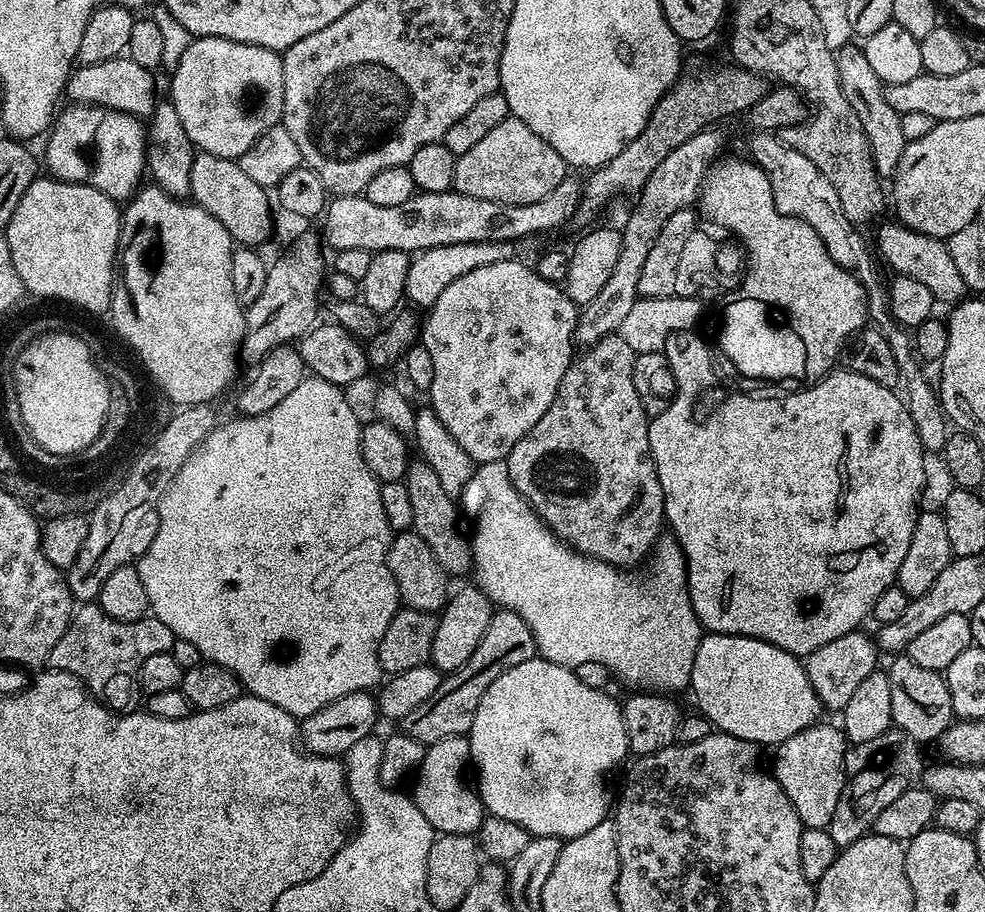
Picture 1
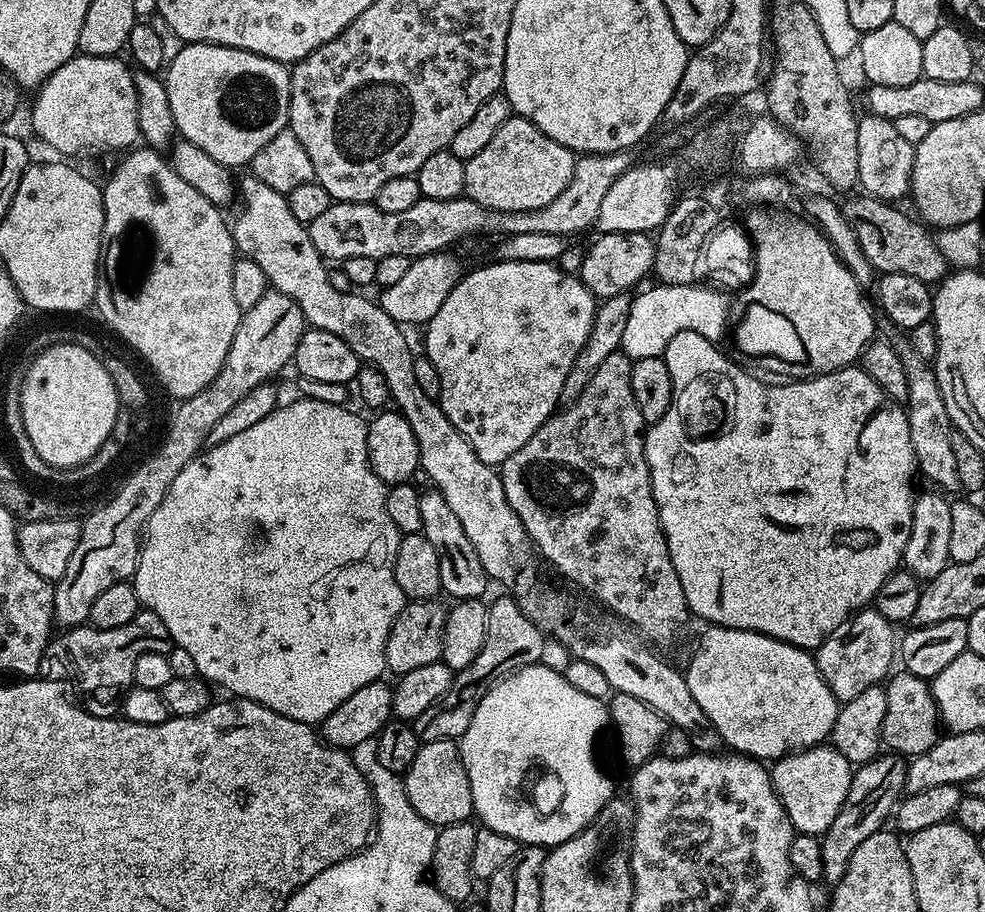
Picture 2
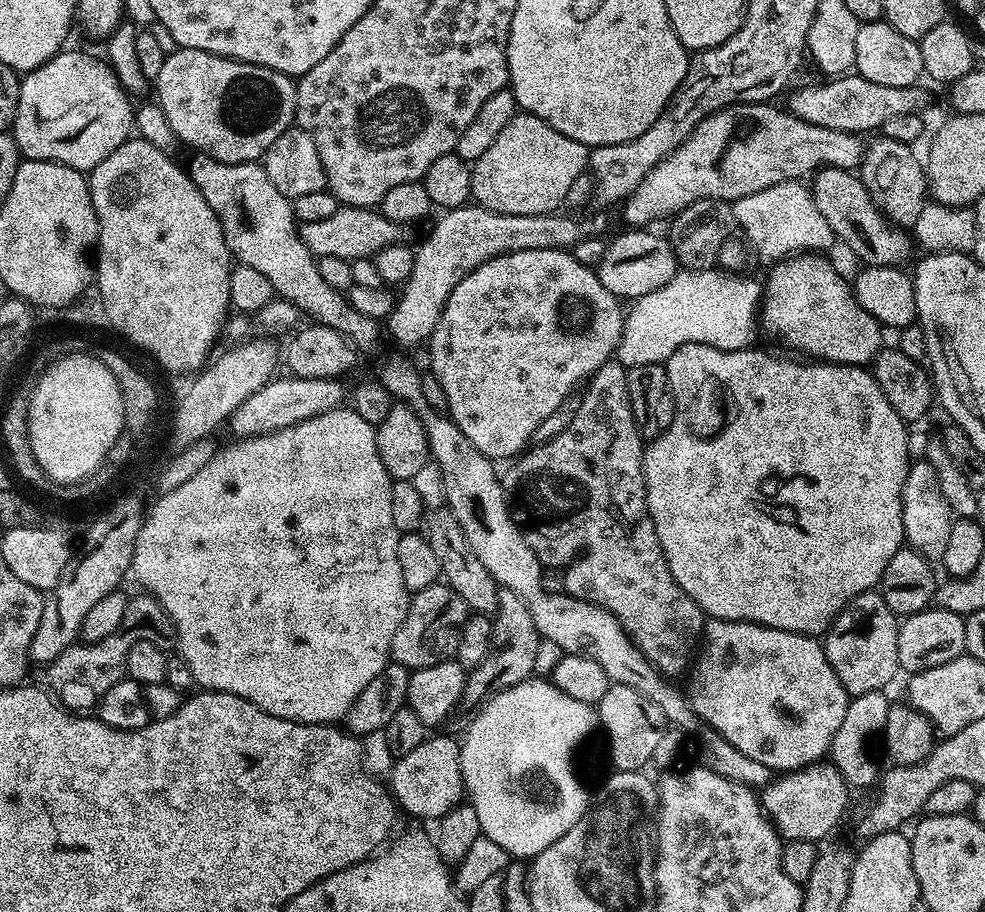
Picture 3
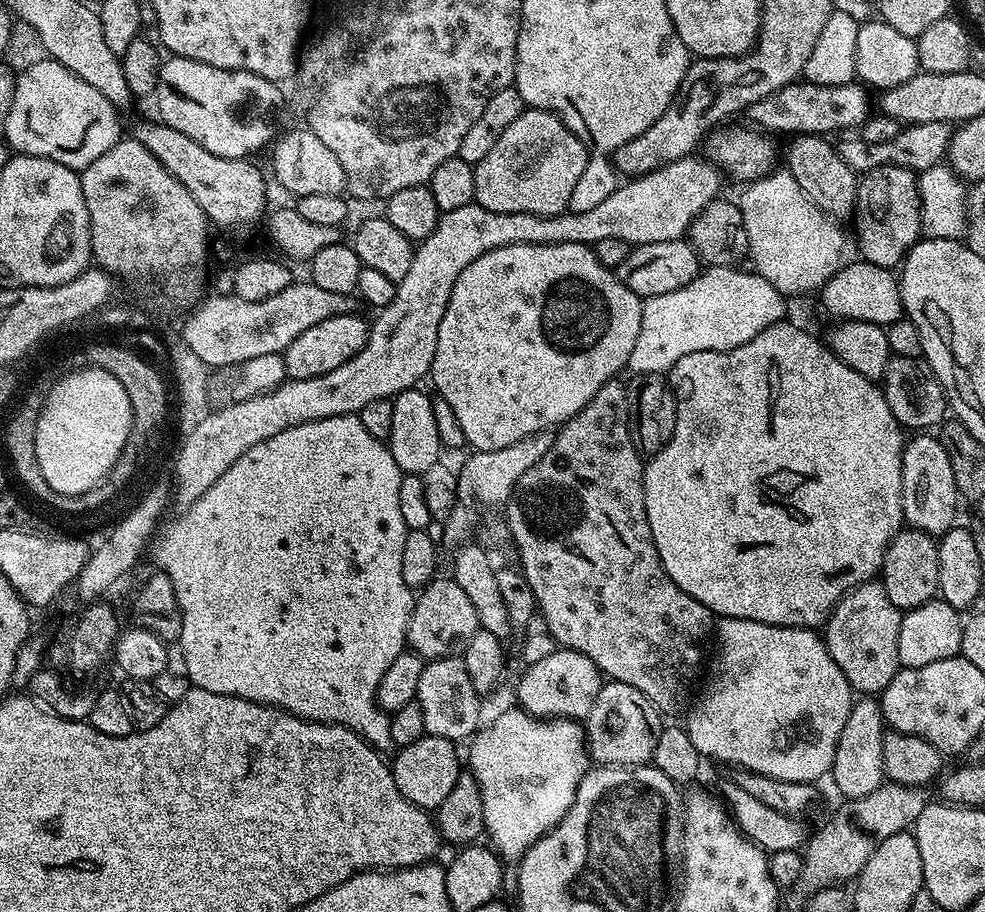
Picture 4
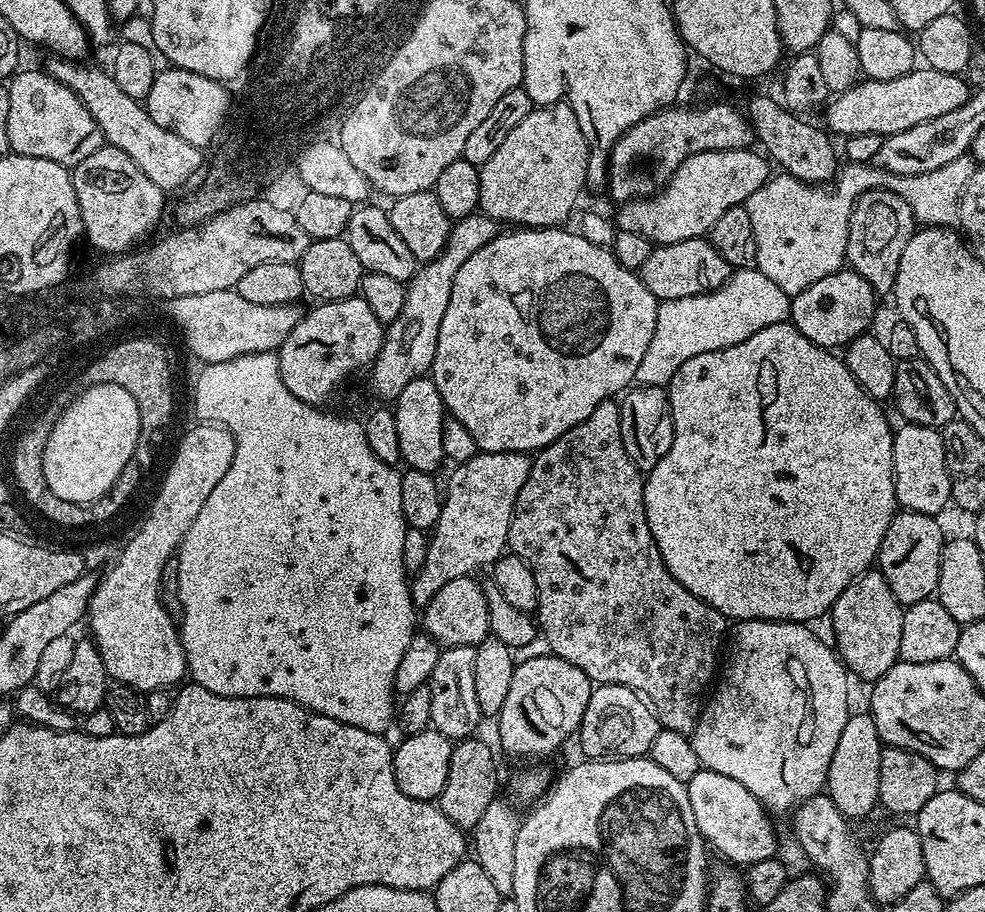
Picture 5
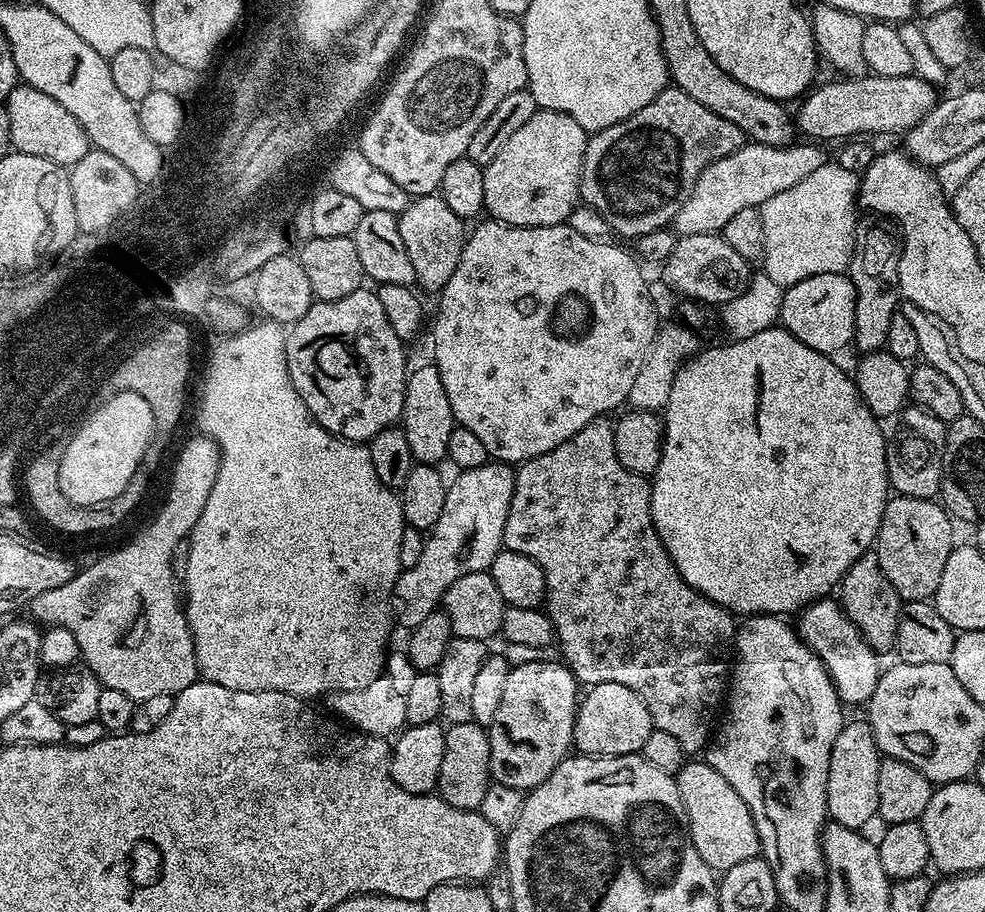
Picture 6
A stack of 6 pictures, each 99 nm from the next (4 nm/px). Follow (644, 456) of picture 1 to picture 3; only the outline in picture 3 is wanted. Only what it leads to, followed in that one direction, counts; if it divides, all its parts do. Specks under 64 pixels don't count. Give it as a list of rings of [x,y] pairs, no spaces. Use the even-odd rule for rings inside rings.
[[[615,358],[608,360],[587,381],[586,387],[588,389],[582,392],[580,396],[578,414],[574,414],[574,422],[570,422],[570,426],[566,430],[562,430],[562,434],[558,434],[558,438],[550,438],[550,442],[529,447],[511,465],[513,468],[508,473],[503,473],[502,483],[504,492],[508,496],[508,509],[512,512],[512,519],[524,527],[523,534],[526,542],[540,559],[541,565],[548,570],[564,568],[563,591],[567,595],[575,596],[578,600],[596,604],[599,608],[606,609],[614,618],[618,618],[620,625],[628,632],[629,638],[638,646],[638,650],[642,650],[642,654],[655,666],[656,671],[665,678],[676,678],[672,676],[680,676],[683,672],[685,675],[693,663],[694,653],[697,651],[704,634],[706,613],[696,605],[694,598],[690,598],[690,594],[686,594],[686,590],[682,590],[682,586],[678,586],[678,582],[674,582],[674,574],[670,574],[670,566],[662,554],[662,546],[658,542],[654,522],[648,517],[648,495],[644,485],[644,450],[646,444],[640,431],[636,429],[634,414],[630,410],[630,390],[626,390],[627,377],[628,369],[619,360]]]

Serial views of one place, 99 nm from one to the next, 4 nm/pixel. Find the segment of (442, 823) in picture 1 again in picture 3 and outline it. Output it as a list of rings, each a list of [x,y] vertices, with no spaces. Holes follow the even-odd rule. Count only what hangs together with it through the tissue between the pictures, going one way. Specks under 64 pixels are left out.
[[[429,735],[422,746],[410,750],[393,763],[390,791],[399,807],[412,816],[439,821],[465,799],[464,779],[460,773],[460,740],[452,736]],[[392,783],[392,784],[391,784]]]

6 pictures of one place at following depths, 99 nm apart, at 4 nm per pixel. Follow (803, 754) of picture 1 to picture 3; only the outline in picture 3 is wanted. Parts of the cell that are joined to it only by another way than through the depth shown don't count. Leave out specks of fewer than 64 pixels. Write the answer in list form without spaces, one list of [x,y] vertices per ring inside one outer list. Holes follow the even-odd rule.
[[[831,762],[811,764],[796,772],[780,774],[762,792],[762,807],[768,819],[785,841],[811,840],[820,842],[840,824],[848,808],[848,783]]]

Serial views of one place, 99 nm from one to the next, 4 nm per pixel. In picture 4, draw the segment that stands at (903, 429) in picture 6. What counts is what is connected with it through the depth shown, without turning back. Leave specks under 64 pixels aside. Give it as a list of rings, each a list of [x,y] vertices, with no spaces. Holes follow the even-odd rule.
[[[916,434],[904,446],[902,458],[902,506],[907,527],[917,528],[934,538],[949,532],[957,523],[958,493],[954,470],[942,442],[932,434]]]

